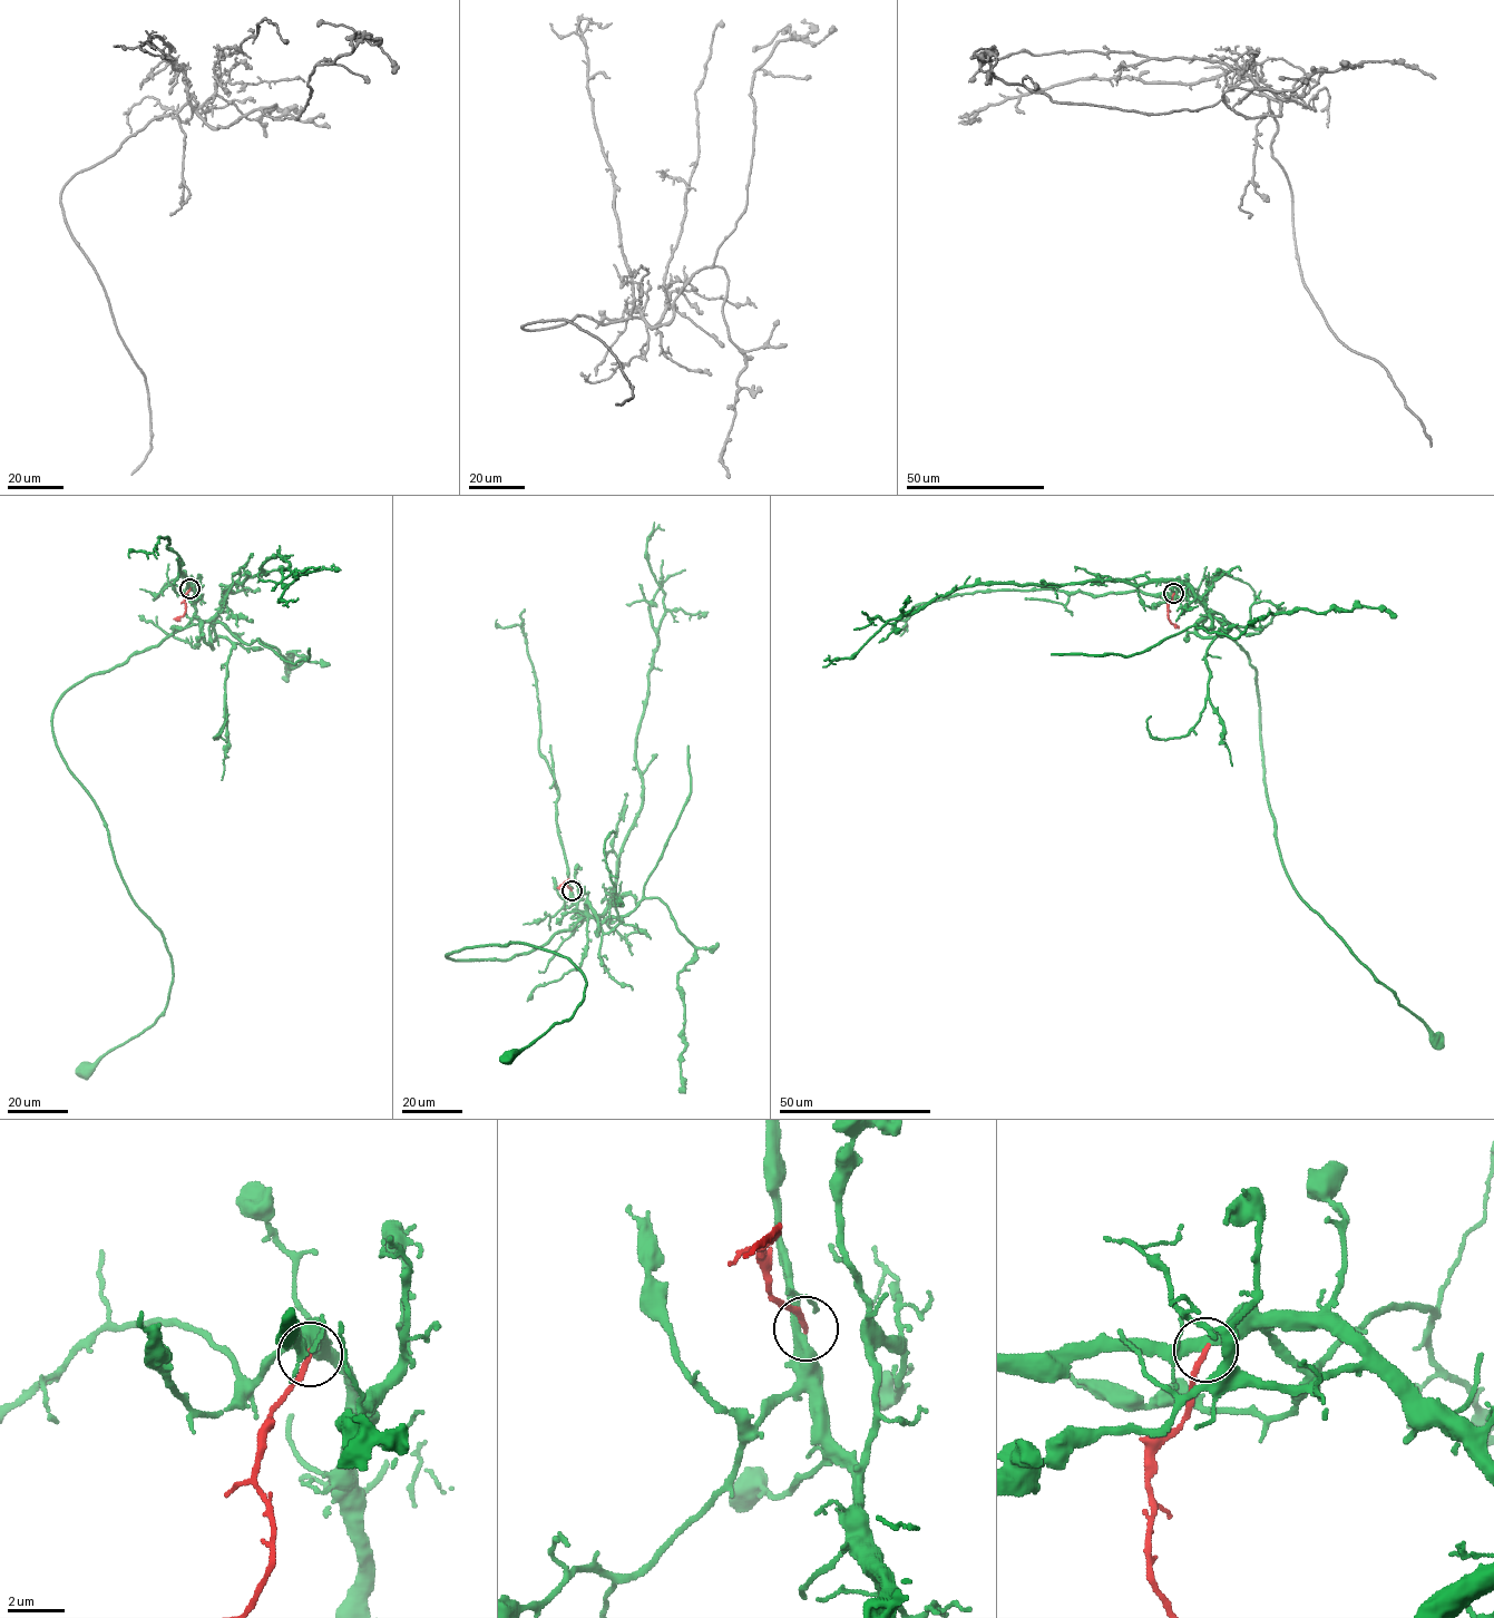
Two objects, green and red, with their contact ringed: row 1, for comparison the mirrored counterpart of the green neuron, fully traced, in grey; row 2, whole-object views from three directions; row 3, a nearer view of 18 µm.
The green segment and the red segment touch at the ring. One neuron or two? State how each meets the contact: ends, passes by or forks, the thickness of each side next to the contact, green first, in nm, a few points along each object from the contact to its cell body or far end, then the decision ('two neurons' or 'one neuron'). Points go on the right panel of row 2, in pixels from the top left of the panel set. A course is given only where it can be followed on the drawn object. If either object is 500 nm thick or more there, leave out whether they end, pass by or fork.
green forks; red ends; calibres 280 and 180 nm; course green (1173, 593), (1190, 592), (1246, 652), (1256, 671), (1267, 799), (1283, 869), (1295, 890), (1436, 1040); course red (1173, 593), (1168, 605), (1168, 619), (1177, 626); one neuron

